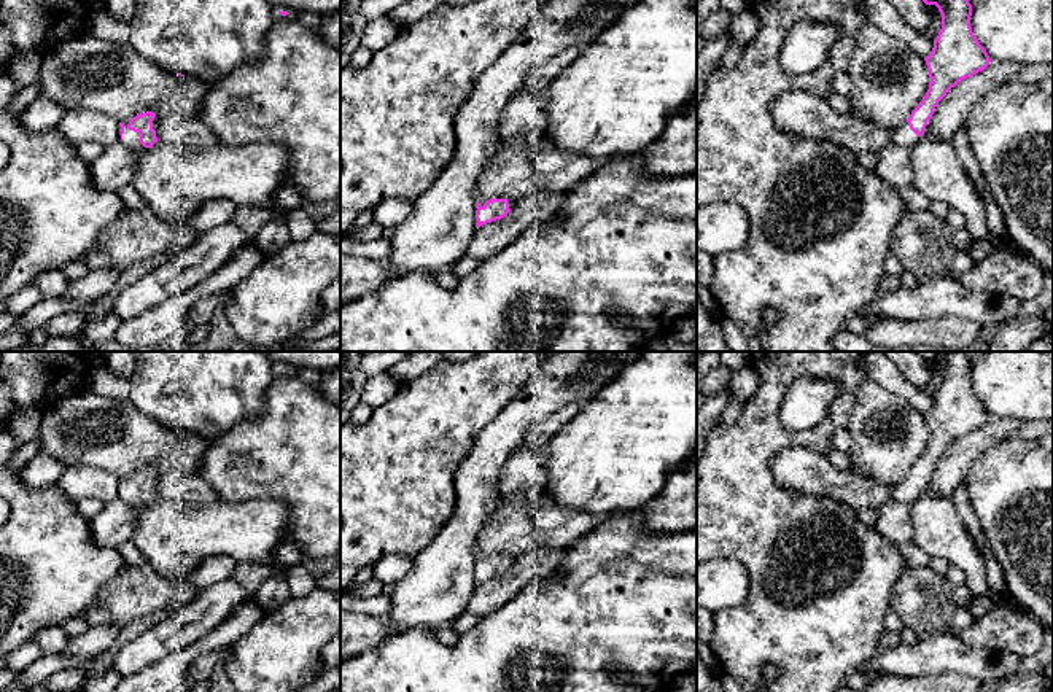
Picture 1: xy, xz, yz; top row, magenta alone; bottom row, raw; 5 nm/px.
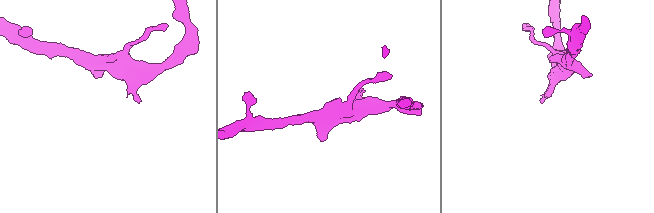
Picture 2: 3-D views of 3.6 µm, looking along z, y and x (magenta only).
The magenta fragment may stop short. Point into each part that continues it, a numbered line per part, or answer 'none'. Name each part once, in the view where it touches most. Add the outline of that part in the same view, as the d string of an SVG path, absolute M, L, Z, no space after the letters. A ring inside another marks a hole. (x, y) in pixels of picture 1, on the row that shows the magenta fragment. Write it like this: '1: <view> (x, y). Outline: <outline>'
1: xy (131, 139). Outline: M129 121L124 122L124 127L118 130L118 142L121 142L124 146L137 151L137 150L146 150L142 143L140 143L140 135L138 132L129 130L127 129Z

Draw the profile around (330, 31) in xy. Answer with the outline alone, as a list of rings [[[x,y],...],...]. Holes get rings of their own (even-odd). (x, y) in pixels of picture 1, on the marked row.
[[[340,11],[324,16],[318,33],[328,45],[340,51]]]

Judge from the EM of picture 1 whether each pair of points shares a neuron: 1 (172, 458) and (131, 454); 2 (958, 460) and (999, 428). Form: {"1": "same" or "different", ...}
{"1": "same", "2": "same"}

